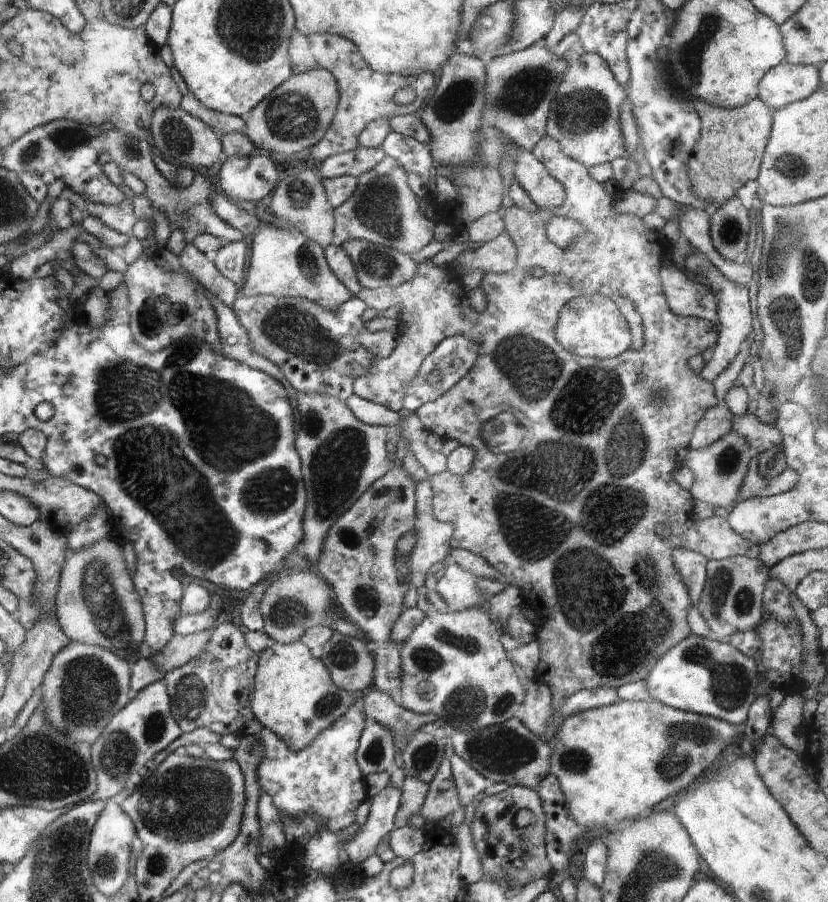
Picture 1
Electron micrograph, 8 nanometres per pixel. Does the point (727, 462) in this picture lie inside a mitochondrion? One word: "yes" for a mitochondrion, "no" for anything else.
yes

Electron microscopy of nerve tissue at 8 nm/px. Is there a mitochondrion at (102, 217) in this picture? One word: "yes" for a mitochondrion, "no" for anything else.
no

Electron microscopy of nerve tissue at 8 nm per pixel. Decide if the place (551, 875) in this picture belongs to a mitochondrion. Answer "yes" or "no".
no

